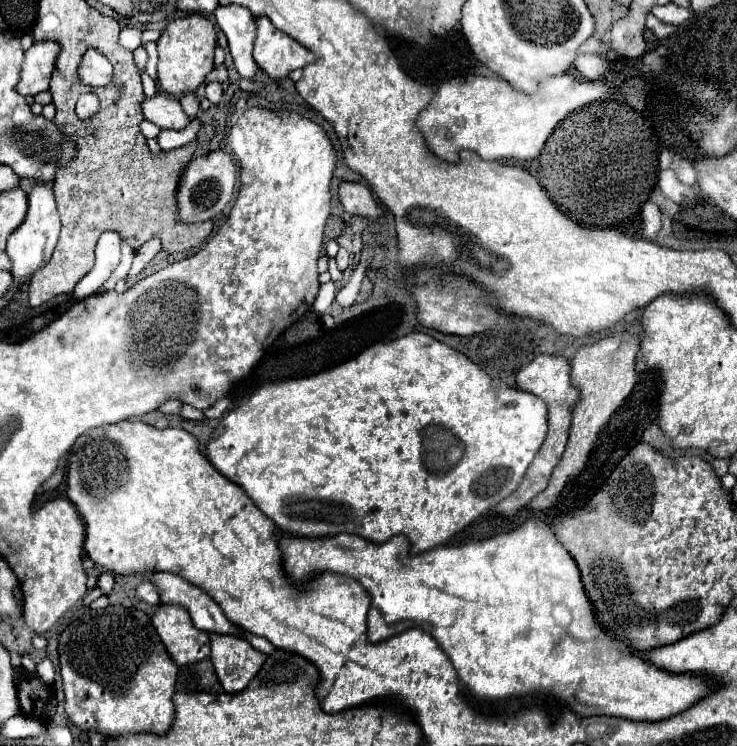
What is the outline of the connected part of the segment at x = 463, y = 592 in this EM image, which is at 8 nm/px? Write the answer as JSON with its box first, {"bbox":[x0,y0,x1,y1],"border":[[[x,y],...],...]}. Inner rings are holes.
{"bbox":[278,518,716,722],"border":[[[528,518],[524,524],[520,524],[518,528],[486,538],[486,540],[474,540],[474,542],[466,542],[462,546],[452,546],[452,544],[440,544],[428,552],[418,552],[418,554],[410,554],[410,542],[404,536],[394,536],[384,544],[374,544],[370,540],[364,540],[356,534],[334,534],[334,536],[322,536],[322,538],[300,538],[300,536],[292,536],[288,532],[280,532],[278,534],[278,548],[284,560],[284,574],[288,578],[288,582],[294,588],[304,588],[314,576],[330,572],[330,574],[340,574],[340,576],[348,576],[352,580],[356,580],[358,584],[362,584],[362,588],[368,592],[370,596],[370,608],[368,608],[368,642],[384,642],[400,632],[412,630],[412,628],[420,628],[424,632],[428,632],[438,646],[444,650],[444,654],[450,658],[458,680],[464,688],[468,688],[468,692],[478,698],[478,700],[486,700],[486,702],[498,702],[498,700],[506,700],[506,698],[522,698],[522,696],[530,696],[530,694],[546,694],[556,698],[558,702],[564,702],[564,706],[568,706],[576,716],[616,716],[616,718],[624,718],[624,720],[632,720],[632,722],[660,722],[672,716],[678,716],[680,712],[688,710],[690,706],[698,704],[698,700],[710,696],[716,690],[716,682],[706,676],[706,674],[670,674],[668,670],[662,668],[654,668],[652,662],[648,662],[644,656],[636,654],[634,648],[628,648],[628,644],[616,644],[616,640],[612,640],[612,636],[604,636],[604,632],[600,632],[600,624],[596,624],[596,616],[592,616],[592,604],[588,604],[588,598],[584,596],[584,584],[580,584],[580,568],[576,568],[576,562],[572,560],[572,556],[568,556],[566,548],[556,540],[552,528],[542,520],[542,518]]]}

